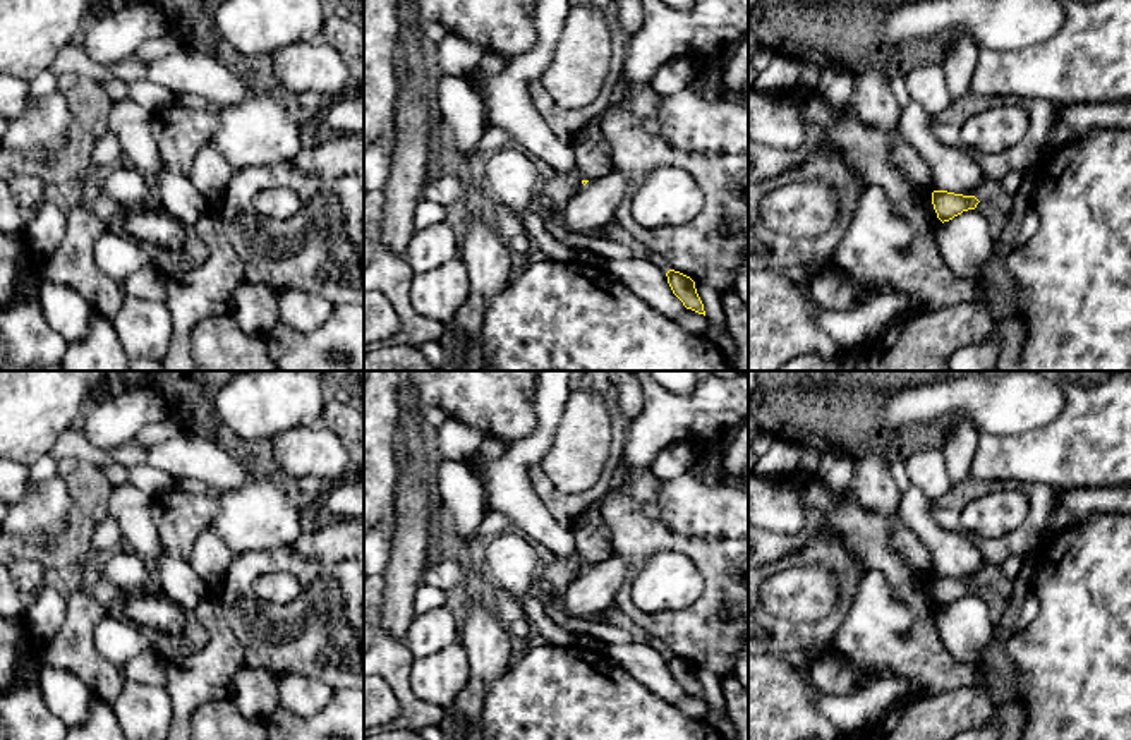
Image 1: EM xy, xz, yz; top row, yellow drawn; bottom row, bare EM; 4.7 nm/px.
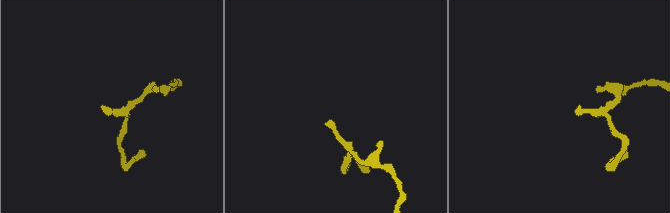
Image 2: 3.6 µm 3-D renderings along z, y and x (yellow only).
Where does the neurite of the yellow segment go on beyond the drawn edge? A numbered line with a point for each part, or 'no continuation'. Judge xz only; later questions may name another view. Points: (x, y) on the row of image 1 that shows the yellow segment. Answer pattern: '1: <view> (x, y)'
no continuation

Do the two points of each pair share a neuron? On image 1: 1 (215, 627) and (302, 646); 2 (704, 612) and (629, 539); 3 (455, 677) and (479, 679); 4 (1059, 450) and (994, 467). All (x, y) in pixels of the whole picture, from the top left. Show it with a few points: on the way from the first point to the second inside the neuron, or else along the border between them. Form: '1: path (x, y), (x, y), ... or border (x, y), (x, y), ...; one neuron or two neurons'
1: border (215, 593), (225, 624), (244, 651), (246, 663); two neurons
2: path (711, 581), (711, 569), (687, 545), (659, 539); one neuron
3: border (459, 639), (467, 655), (467, 685), (450, 706); two neurons
4: path (1044, 455), (1010, 457); one neuron

